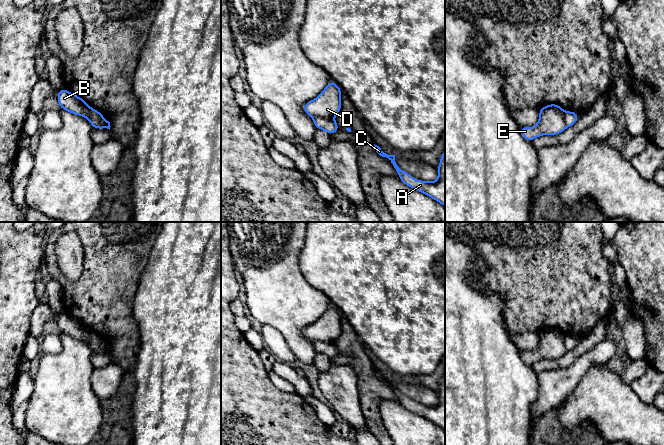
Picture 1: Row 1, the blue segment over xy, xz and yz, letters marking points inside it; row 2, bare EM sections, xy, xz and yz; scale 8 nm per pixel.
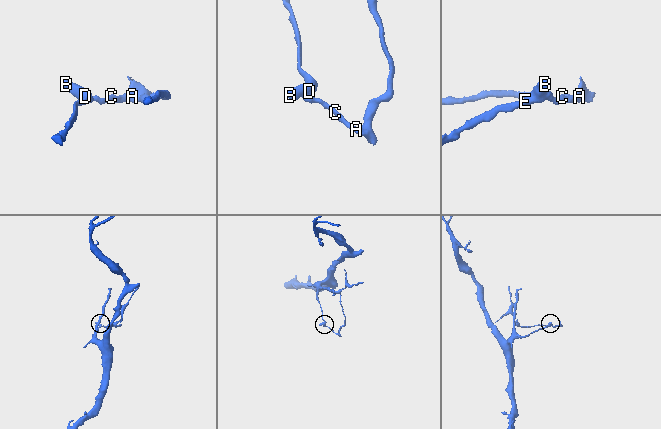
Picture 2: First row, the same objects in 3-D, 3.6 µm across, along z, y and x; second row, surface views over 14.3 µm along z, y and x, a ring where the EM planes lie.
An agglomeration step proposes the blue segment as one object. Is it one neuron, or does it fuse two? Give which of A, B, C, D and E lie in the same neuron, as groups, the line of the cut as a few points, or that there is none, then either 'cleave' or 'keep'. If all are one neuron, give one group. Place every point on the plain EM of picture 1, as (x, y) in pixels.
A C / B D E | xy (107, 347), (105, 349), (95, 348), (92, 350) | cleave

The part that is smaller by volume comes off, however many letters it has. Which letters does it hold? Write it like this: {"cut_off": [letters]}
{"cut_off": ["A", "C"]}

